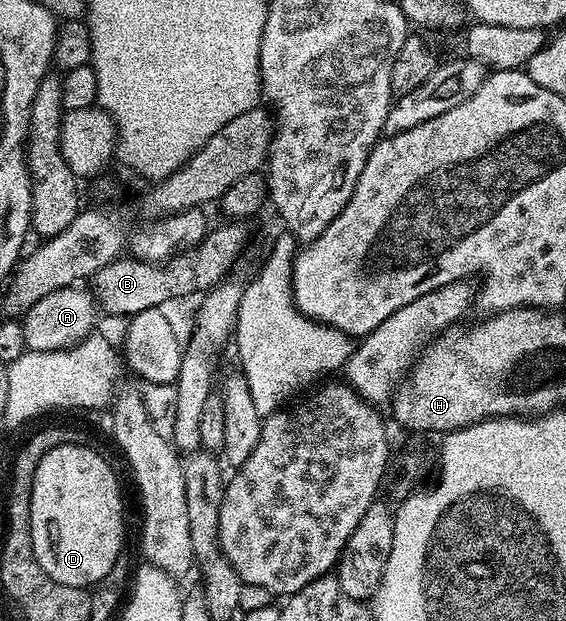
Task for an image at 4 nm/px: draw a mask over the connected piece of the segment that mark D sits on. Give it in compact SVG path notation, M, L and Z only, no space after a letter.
M59 444L45 454L32 475L30 534L34 558L38 558L38 566L42 566L54 582L87 589L110 574L124 548L124 496L115 470L102 453L95 452L88 444Z

